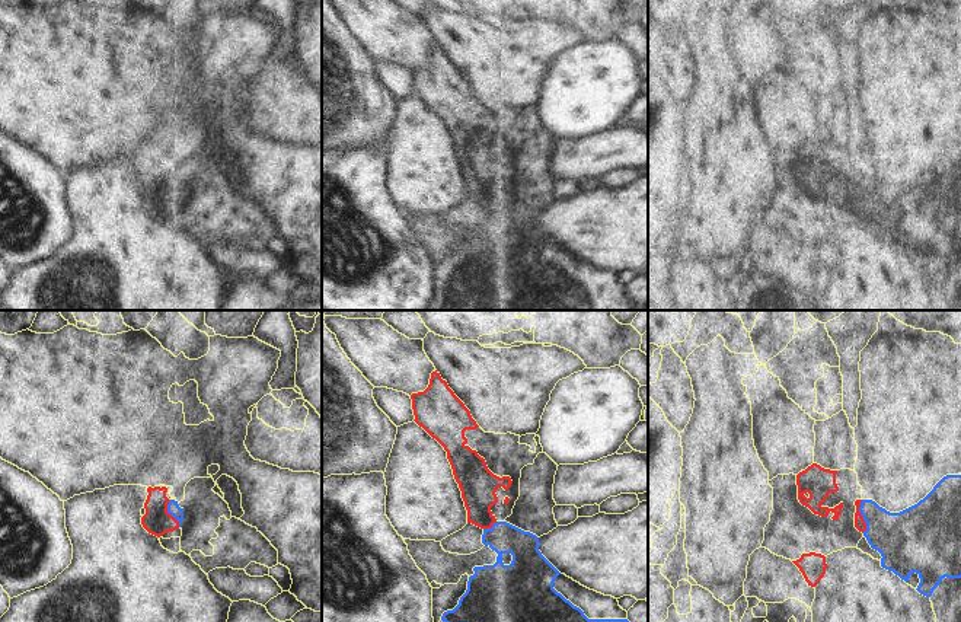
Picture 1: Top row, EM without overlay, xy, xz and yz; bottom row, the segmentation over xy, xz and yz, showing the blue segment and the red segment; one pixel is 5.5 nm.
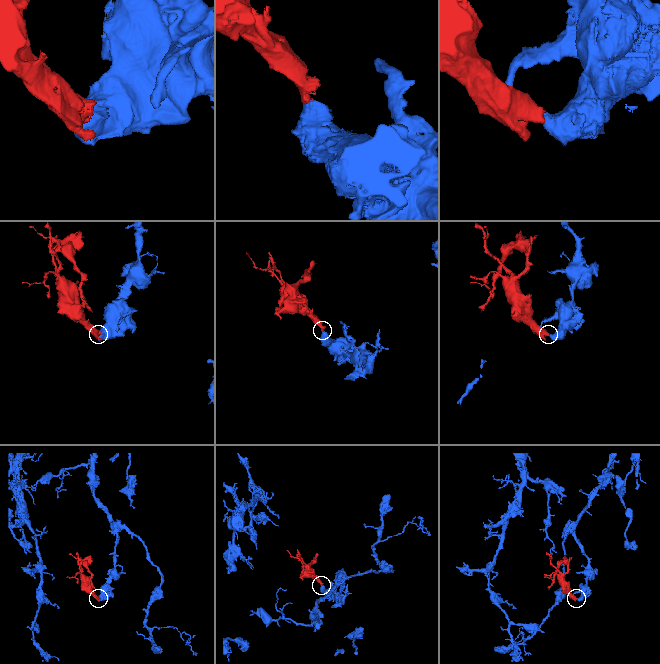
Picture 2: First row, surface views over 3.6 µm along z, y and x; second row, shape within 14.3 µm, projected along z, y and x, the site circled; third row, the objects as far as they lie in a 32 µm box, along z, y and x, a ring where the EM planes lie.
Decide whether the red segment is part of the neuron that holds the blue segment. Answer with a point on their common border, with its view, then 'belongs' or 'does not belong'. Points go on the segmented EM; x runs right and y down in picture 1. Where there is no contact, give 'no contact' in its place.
yz (862, 516) | belongs

